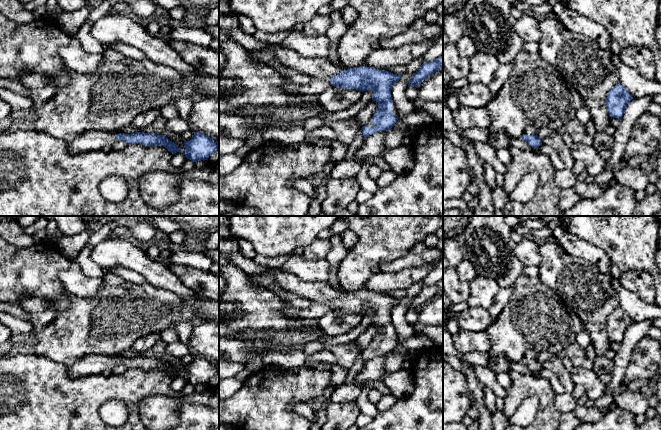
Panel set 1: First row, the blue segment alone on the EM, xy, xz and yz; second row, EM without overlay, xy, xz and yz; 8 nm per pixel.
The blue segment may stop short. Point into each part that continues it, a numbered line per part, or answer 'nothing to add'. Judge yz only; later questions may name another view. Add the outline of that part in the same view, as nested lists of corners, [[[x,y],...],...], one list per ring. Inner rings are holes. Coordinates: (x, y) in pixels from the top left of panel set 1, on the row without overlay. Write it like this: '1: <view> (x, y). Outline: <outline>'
nothing to add

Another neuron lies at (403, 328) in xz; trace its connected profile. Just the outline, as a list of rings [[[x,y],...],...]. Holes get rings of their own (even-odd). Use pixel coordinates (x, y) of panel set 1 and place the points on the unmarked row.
[[[423,280],[413,284],[406,289],[407,295],[401,299],[401,302],[396,306],[391,313],[391,321],[397,335],[401,339],[407,339],[414,334],[412,325],[406,319],[406,313],[410,302],[420,293],[423,288]]]

